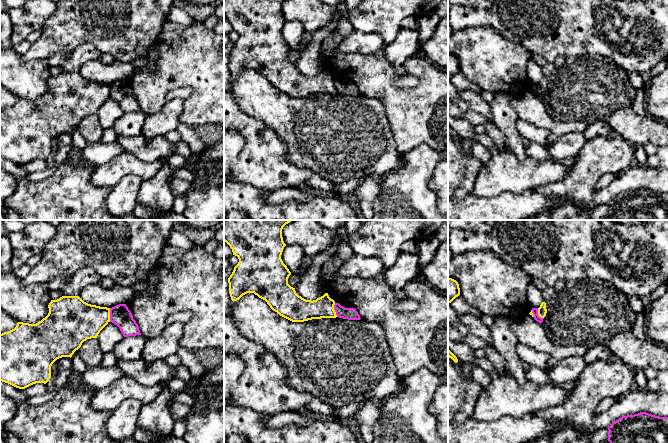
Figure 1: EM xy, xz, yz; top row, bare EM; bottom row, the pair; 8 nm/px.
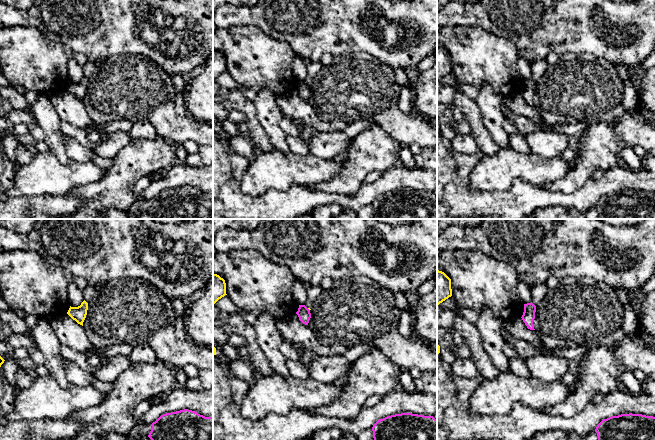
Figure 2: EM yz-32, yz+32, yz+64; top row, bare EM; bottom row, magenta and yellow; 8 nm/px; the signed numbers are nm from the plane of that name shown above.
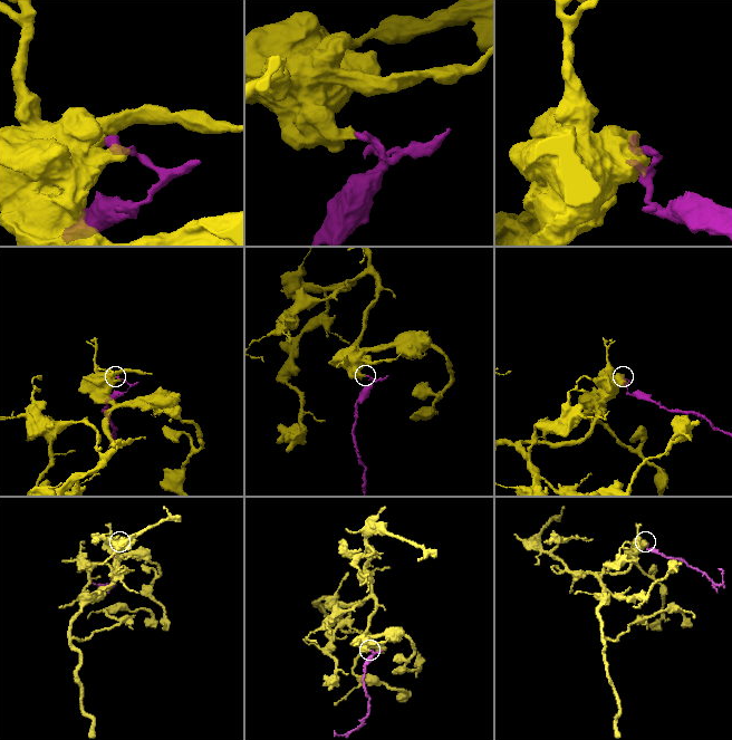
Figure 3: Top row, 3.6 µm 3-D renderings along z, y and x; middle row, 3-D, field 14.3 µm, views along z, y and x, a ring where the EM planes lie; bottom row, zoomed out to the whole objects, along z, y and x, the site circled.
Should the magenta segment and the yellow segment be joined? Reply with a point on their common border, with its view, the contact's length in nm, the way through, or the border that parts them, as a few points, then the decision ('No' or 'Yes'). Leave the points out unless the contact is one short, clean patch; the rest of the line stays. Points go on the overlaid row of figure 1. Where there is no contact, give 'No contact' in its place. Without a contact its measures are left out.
Touches magenta at xy (110, 315). Shared border 110 nm. Boundary: xy (109, 308), (110, 321). No

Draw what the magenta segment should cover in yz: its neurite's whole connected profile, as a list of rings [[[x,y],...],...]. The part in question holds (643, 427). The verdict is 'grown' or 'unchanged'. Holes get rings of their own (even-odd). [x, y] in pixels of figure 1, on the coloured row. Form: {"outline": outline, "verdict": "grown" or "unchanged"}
{"outline": [[[646,412],[622,416],[608,430],[610,443],[668,443],[668,417]]], "verdict": "unchanged"}

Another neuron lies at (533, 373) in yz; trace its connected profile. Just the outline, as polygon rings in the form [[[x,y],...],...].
[[[523,362],[522,366],[527,380],[538,385],[543,385],[551,381],[548,373],[539,367],[527,362]]]

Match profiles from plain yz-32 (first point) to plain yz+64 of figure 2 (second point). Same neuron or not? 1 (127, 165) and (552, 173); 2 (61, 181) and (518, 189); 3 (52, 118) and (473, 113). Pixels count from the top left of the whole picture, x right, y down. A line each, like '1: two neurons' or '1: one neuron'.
1: two neurons
2: two neurons
3: two neurons

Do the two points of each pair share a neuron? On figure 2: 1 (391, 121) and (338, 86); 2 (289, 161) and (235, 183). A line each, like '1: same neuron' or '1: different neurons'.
1: same neuron
2: different neurons

